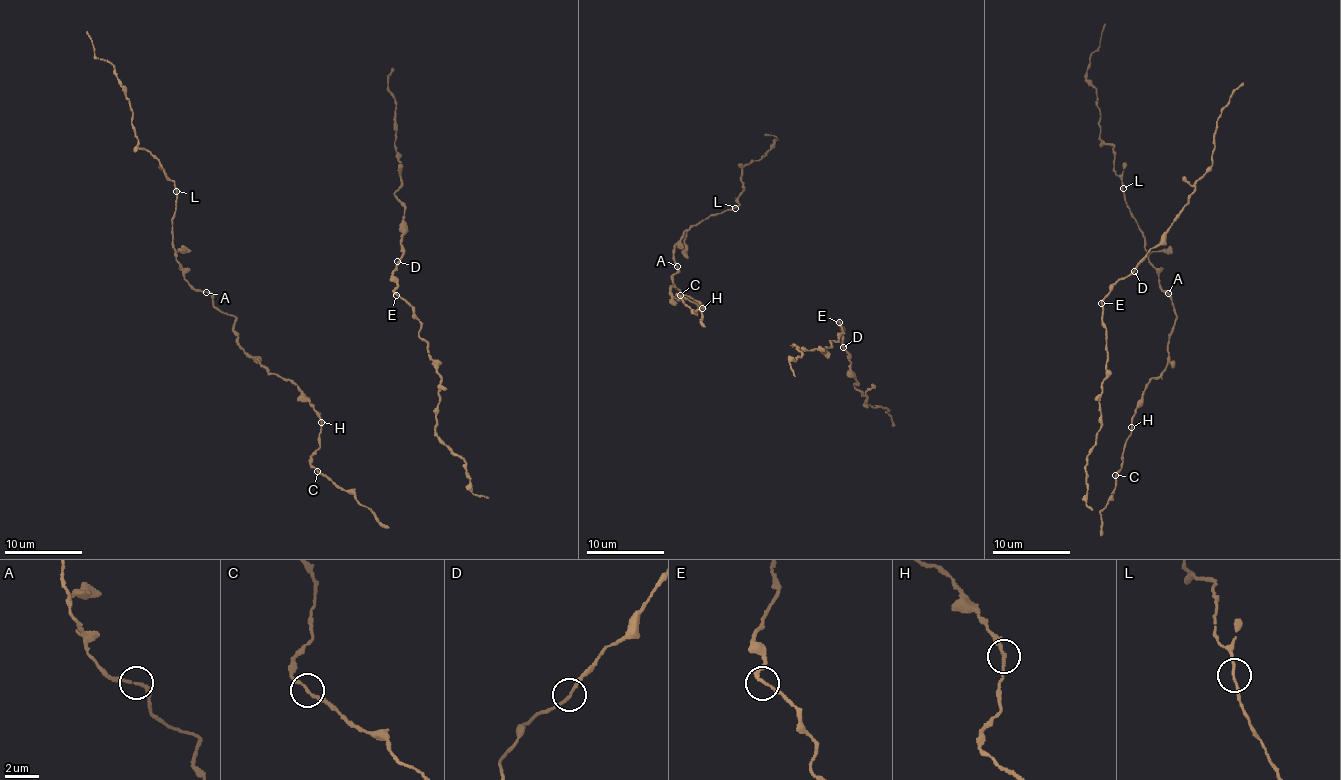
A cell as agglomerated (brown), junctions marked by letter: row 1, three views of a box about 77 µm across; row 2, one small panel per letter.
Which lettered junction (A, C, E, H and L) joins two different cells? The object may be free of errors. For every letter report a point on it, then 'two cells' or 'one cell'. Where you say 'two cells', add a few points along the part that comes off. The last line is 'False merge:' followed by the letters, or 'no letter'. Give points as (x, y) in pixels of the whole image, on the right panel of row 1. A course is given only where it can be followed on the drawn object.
A: place (1168, 293); one cell
C: place (1115, 475); one cell
E: place (1101, 303); one cell
H: place (1131, 427); one cell
L: place (1123, 188); one cell
False merge: no letter

